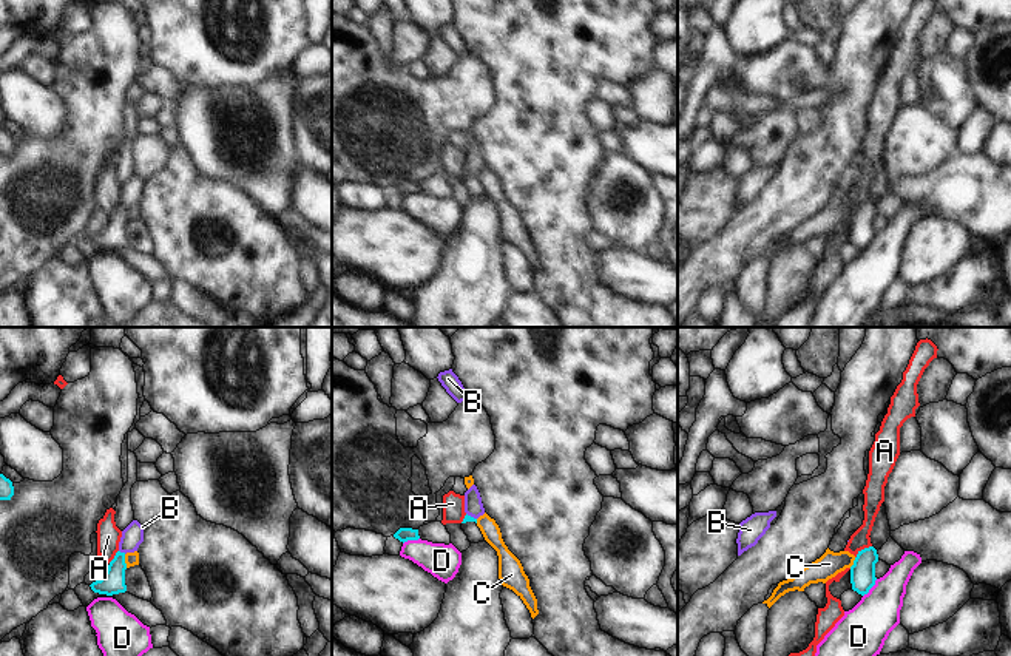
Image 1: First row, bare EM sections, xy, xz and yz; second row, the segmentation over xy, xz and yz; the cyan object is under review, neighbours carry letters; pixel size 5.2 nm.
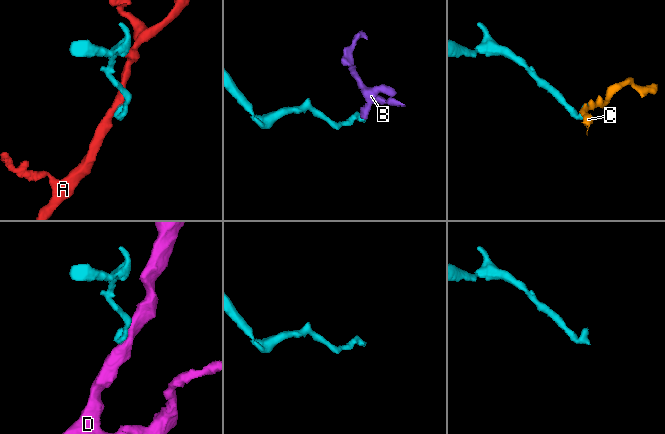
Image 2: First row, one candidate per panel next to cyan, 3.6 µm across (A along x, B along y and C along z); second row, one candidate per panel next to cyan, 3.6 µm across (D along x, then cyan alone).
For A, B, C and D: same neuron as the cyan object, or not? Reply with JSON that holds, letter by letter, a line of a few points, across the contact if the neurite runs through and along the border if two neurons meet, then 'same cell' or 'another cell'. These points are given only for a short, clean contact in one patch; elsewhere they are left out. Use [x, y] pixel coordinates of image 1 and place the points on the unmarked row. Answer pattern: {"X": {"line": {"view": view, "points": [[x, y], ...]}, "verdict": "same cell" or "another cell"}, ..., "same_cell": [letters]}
{"A": {"line": {"view": "yz", "points": [[871, 199], [865, 201], [855, 212]]}, "verdict": "another cell"}, "B": {"line": {"view": "xy", "points": [[113, 236], [122, 207], [131, 192]]}, "verdict": "same cell"}, "C": {"line": {"view": "xy", "points": [[124, 209], [127, 221]]}, "verdict": "another cell"}, "D": {"verdict": "another cell"}, "same_cell": ["B"]}

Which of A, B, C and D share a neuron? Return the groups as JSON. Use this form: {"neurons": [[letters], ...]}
{"neurons": [["A"], ["B"], ["C"], ["D"]]}

